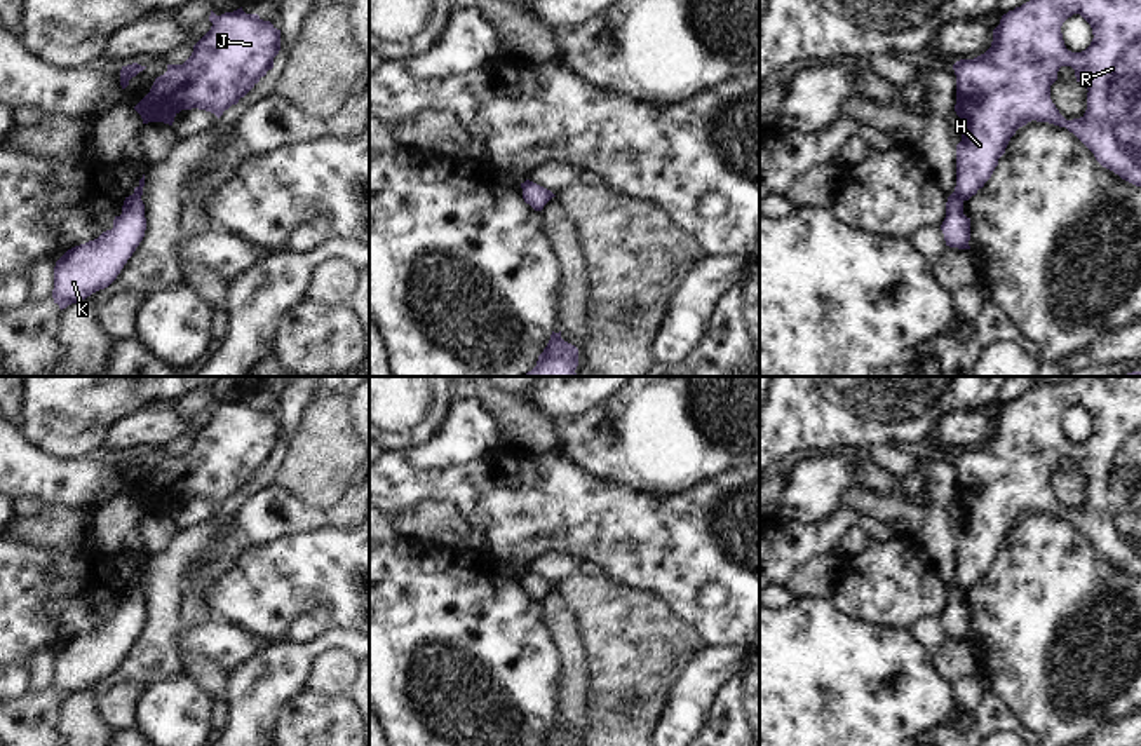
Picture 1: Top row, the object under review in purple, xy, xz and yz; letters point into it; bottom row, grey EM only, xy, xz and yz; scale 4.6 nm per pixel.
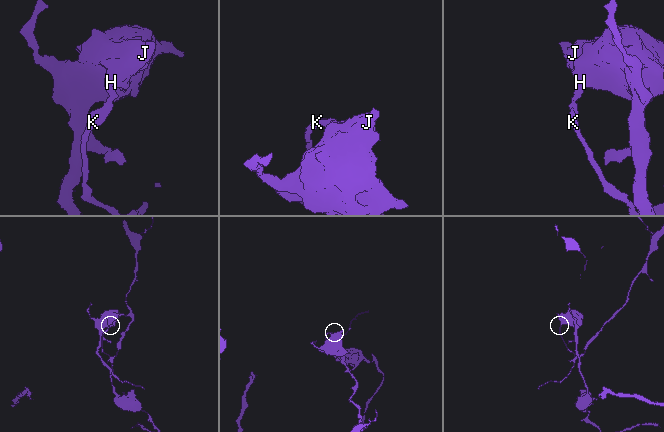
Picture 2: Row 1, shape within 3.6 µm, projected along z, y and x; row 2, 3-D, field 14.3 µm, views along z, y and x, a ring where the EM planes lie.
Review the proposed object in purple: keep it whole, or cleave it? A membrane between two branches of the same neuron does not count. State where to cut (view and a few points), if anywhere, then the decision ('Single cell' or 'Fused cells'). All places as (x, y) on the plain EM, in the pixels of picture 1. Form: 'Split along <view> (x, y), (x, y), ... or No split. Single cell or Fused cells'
Split along yz (953, 583), (962, 591). Fused cells

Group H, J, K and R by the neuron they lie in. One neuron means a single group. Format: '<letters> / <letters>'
H J R / K

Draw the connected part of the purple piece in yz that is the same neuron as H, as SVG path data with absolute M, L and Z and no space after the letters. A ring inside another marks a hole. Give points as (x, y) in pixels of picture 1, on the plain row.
M1077 376L1068 383L1040 383L1030 392L1002 406L993 420L991 437L974 448L953 455L956 465L955 502L962 512L962 532L956 535L955 586L969 591L991 568L998 549L1016 521L1031 511L1066 518L1096 547L1096 551L1122 570L1141 577L1141 376ZM1080 404L1092 418L1092 432L1082 443L1066 439L1061 417ZM1061 457L1075 460L1077 472L1087 478L1087 500L1080 509L1066 511L1050 490L1050 476Z

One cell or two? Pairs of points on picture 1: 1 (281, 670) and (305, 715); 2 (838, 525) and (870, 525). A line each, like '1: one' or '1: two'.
1: two
2: two

